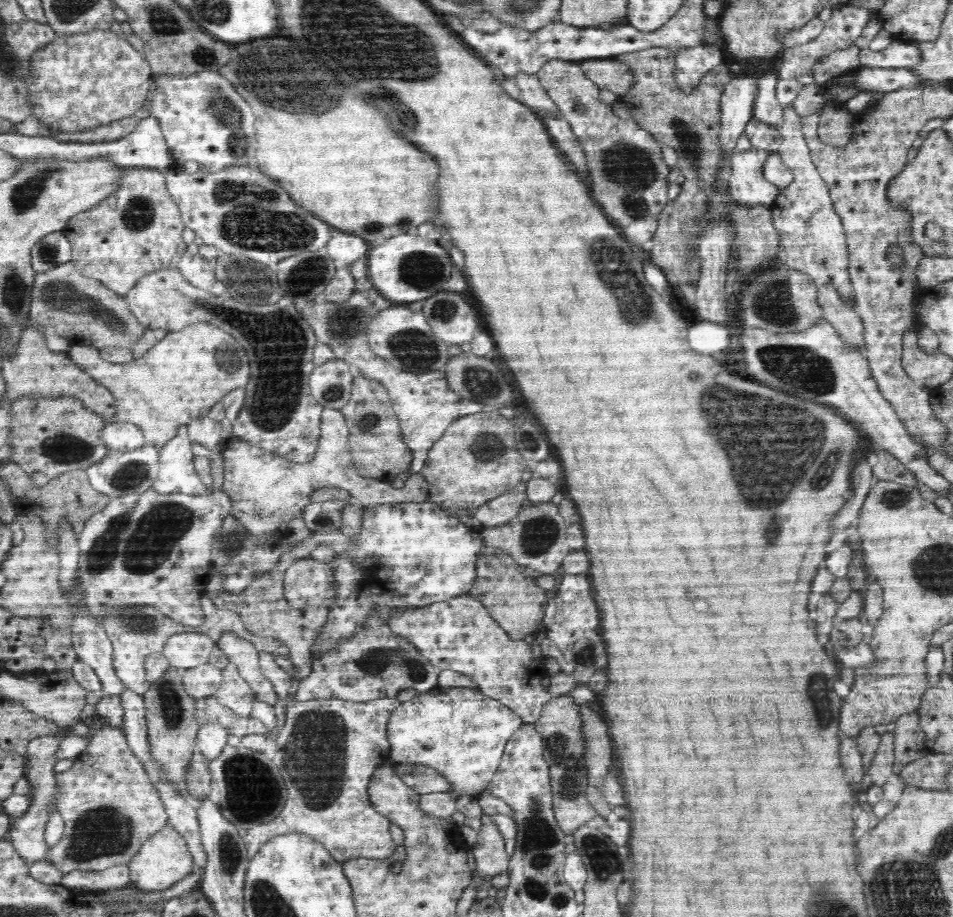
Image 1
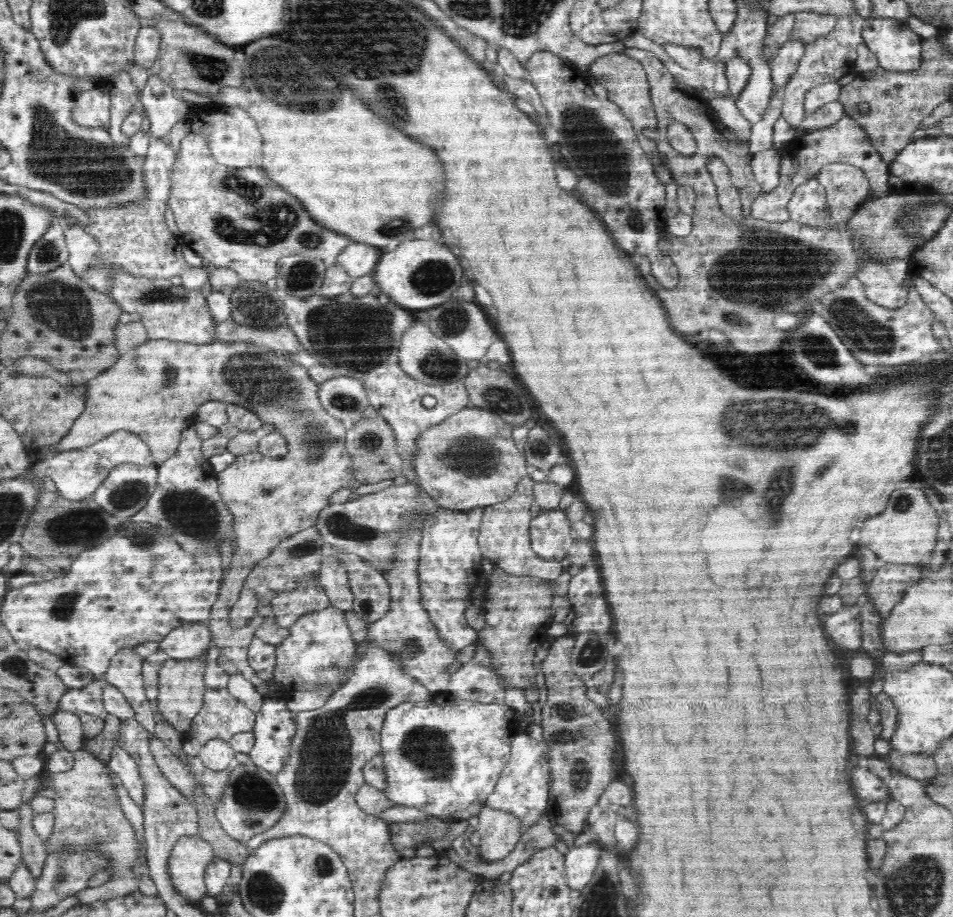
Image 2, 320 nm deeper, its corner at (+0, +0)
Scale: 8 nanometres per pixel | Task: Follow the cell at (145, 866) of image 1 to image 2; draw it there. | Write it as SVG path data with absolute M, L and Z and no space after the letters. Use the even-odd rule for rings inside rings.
M195 835L181 837L170 853L168 866L173 886L189 901L207 896L205 873L206 866L214 860L213 848Z

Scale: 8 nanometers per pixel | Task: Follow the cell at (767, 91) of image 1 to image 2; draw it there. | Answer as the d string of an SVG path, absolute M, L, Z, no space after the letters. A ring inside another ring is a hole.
M788 39L781 44L769 62L773 85L782 90L788 79L796 72L800 58L804 56L806 43L802 39Z

